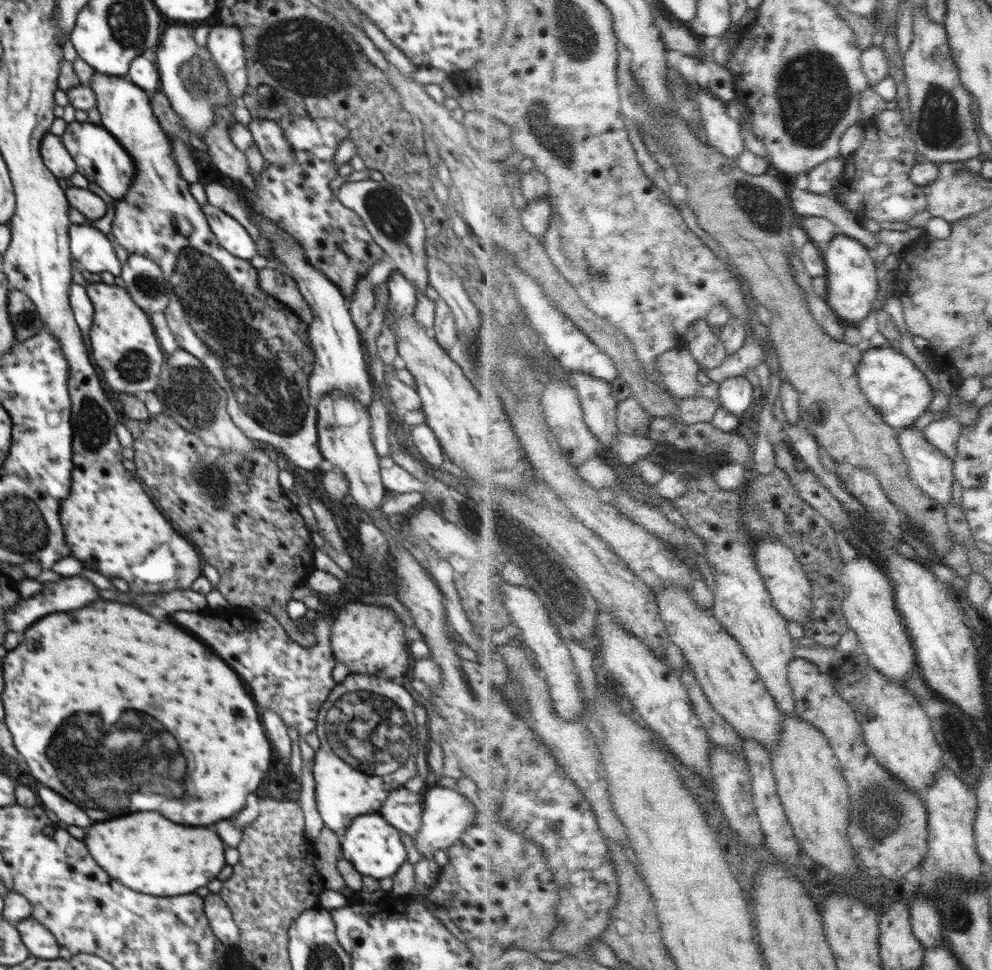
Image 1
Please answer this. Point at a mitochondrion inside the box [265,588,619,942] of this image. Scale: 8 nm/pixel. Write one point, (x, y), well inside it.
(369, 731)

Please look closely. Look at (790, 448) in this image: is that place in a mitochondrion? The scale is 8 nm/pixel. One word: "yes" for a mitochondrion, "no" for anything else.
no

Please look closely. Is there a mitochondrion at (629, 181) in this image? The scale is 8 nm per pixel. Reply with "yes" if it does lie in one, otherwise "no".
no

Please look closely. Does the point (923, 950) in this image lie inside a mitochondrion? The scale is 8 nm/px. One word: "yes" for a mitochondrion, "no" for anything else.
no

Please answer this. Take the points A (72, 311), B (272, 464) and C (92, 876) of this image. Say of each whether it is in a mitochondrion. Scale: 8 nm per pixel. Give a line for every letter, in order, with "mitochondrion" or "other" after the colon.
A: other
B: other
C: other

